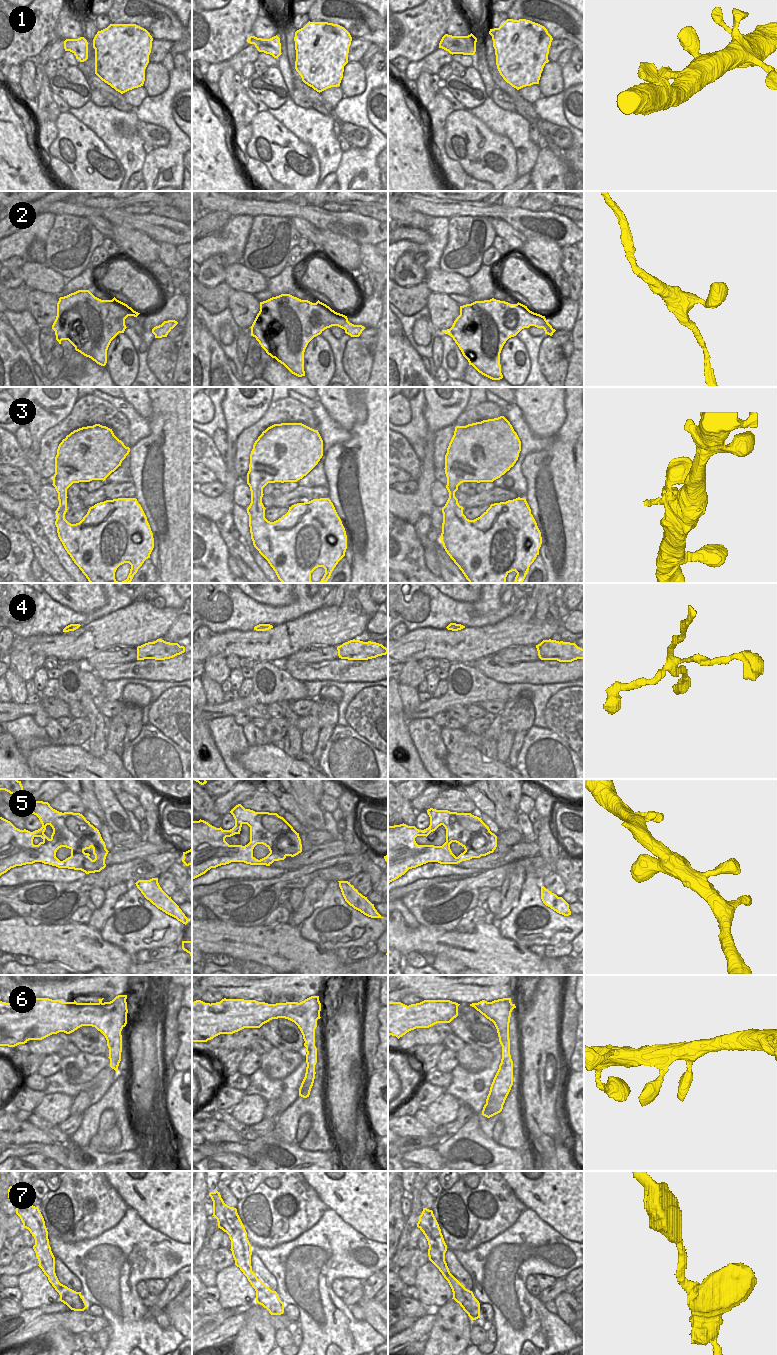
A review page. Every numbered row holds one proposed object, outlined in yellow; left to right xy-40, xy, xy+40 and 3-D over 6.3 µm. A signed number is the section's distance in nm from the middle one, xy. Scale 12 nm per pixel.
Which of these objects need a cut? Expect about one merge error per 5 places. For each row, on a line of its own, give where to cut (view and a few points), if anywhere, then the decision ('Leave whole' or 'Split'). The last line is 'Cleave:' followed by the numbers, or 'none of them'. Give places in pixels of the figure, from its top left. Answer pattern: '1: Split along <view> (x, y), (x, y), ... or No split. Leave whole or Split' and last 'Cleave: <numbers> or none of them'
1: No split. Leave whole
2: No split. Leave whole
3: No split. Leave whole
4: No split. Leave whole
5: No split. Leave whole
6: No split. Leave whole
7: No split. Leave whole
Cleave: none of them

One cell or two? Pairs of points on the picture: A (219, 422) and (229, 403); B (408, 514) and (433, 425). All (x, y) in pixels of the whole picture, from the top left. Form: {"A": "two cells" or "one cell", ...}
{"A": "two cells", "B": "one cell"}

